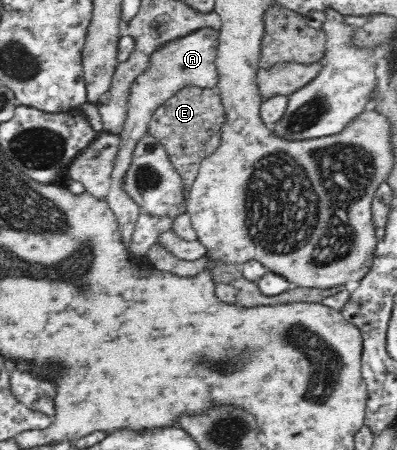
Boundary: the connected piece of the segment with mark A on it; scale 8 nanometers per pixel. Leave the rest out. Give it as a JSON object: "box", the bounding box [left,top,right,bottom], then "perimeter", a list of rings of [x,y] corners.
{"box":[107,28,219,241],"perimeter":[[[202,28],[180,40],[174,40],[160,50],[152,54],[150,68],[138,76],[136,83],[130,88],[130,100],[128,100],[128,114],[124,122],[124,130],[120,132],[120,150],[116,156],[113,170],[113,182],[111,190],[107,194],[110,209],[114,211],[118,219],[122,232],[122,237],[127,241],[131,238],[135,230],[135,224],[141,215],[141,209],[128,199],[126,193],[122,191],[122,180],[126,169],[130,166],[131,156],[136,148],[137,142],[146,134],[149,128],[149,122],[153,115],[154,109],[158,108],[166,99],[169,99],[174,93],[181,88],[191,86],[200,88],[214,88],[217,83],[218,73],[215,67],[215,56],[218,50],[219,31],[213,28]]]}

